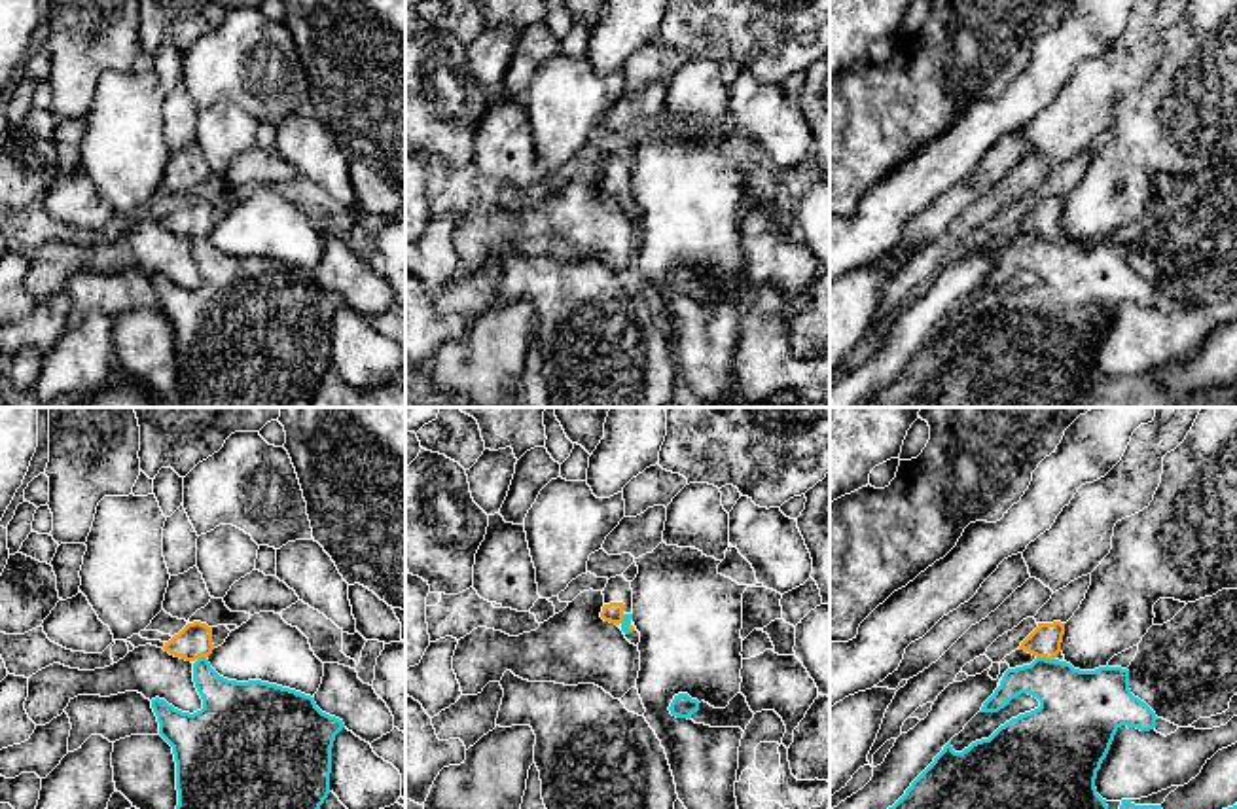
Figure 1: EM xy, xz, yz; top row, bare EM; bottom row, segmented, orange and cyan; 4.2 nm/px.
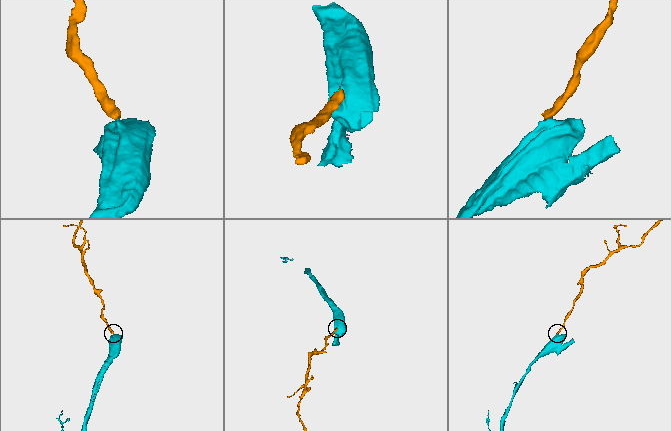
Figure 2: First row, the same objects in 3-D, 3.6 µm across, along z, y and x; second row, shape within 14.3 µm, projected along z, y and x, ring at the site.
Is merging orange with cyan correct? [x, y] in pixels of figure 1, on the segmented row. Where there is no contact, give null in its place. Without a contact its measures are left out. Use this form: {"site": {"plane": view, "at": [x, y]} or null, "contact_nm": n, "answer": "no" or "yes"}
{"site": {"plane": "yz", "at": [1046, 658]}, "contact_nm": 80, "answer": "yes"}

